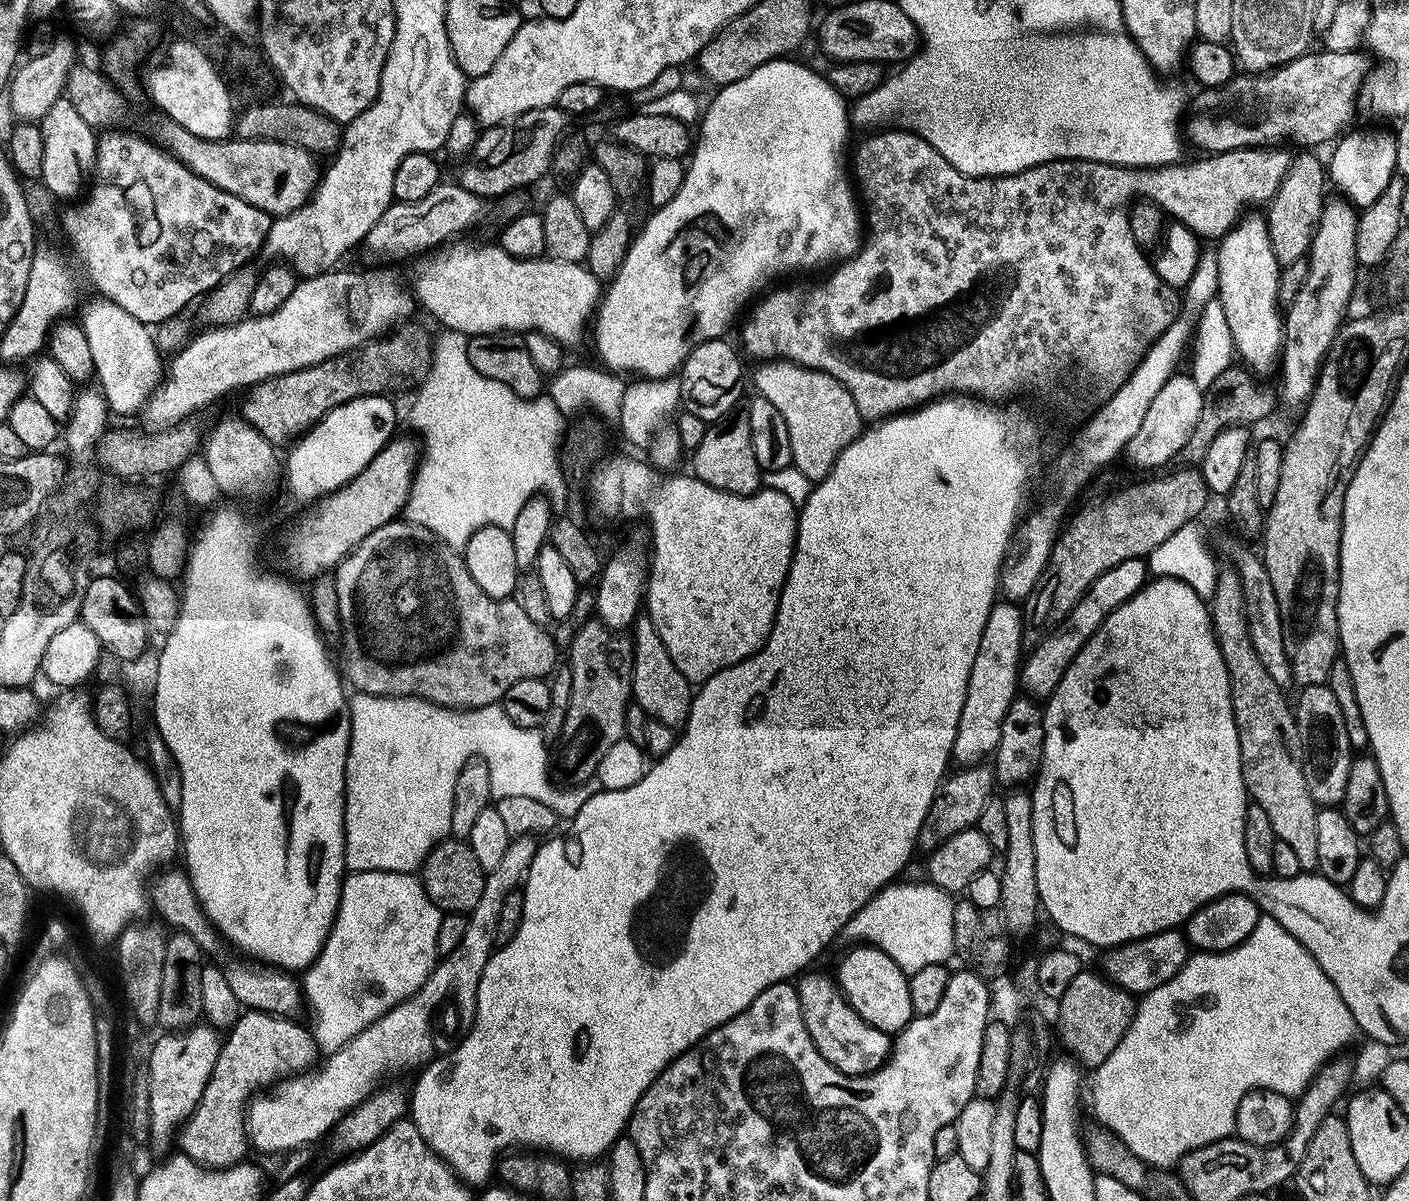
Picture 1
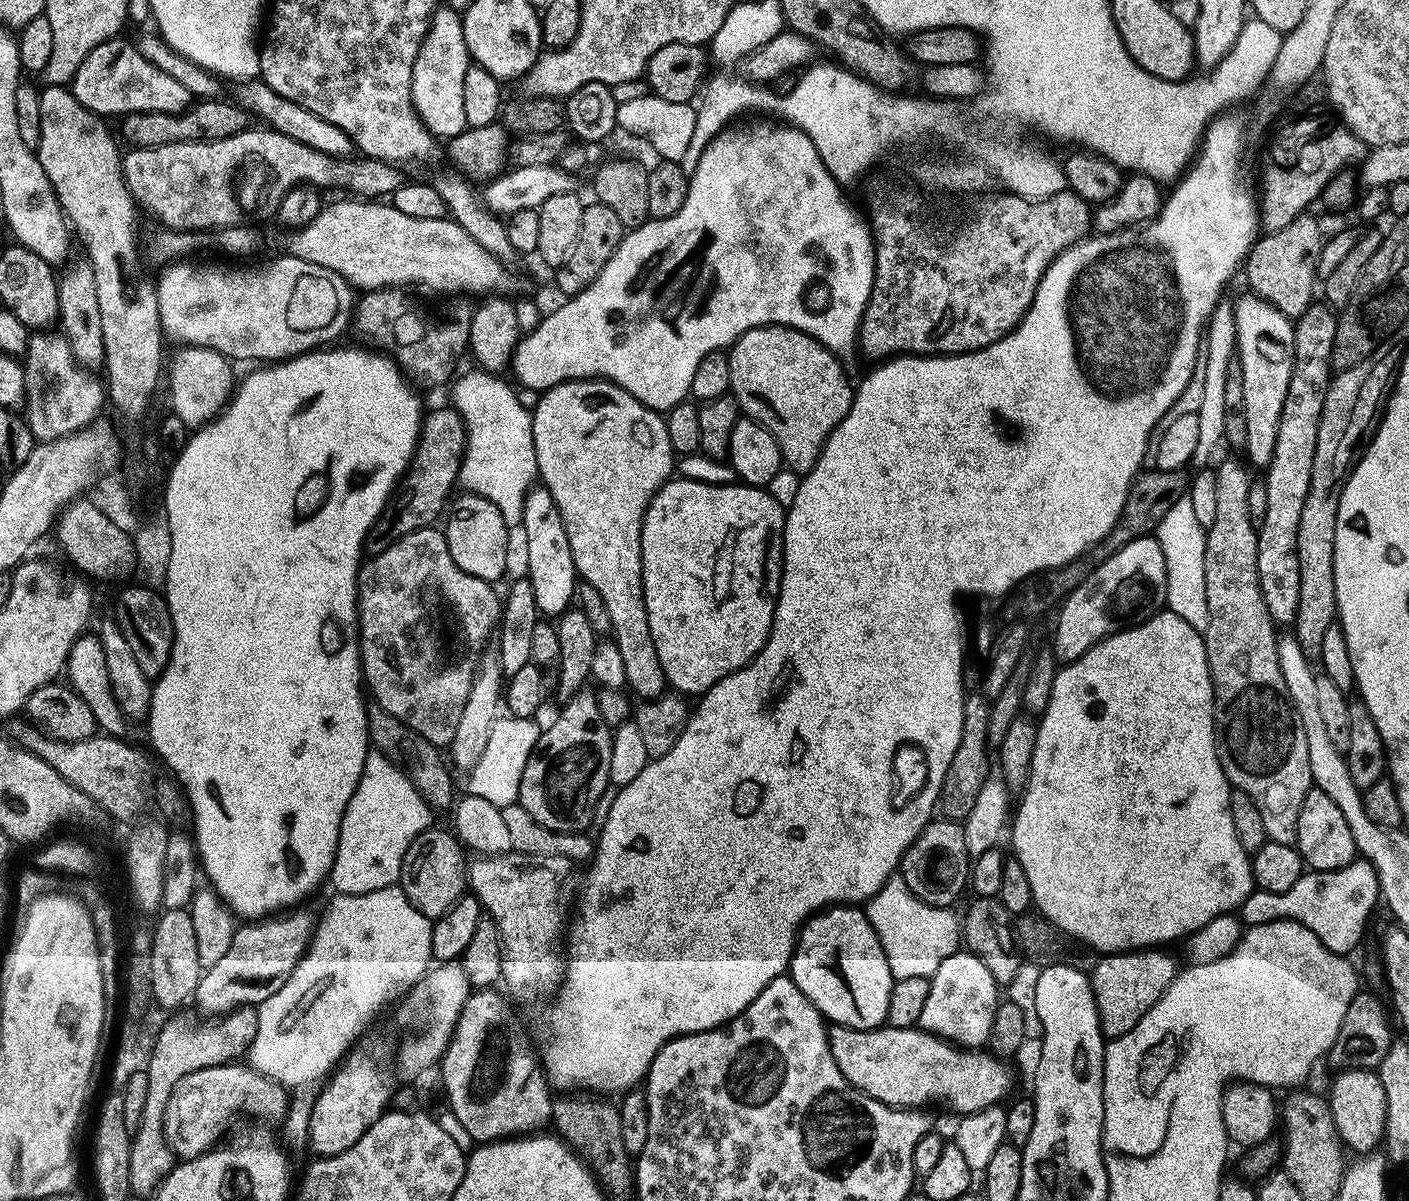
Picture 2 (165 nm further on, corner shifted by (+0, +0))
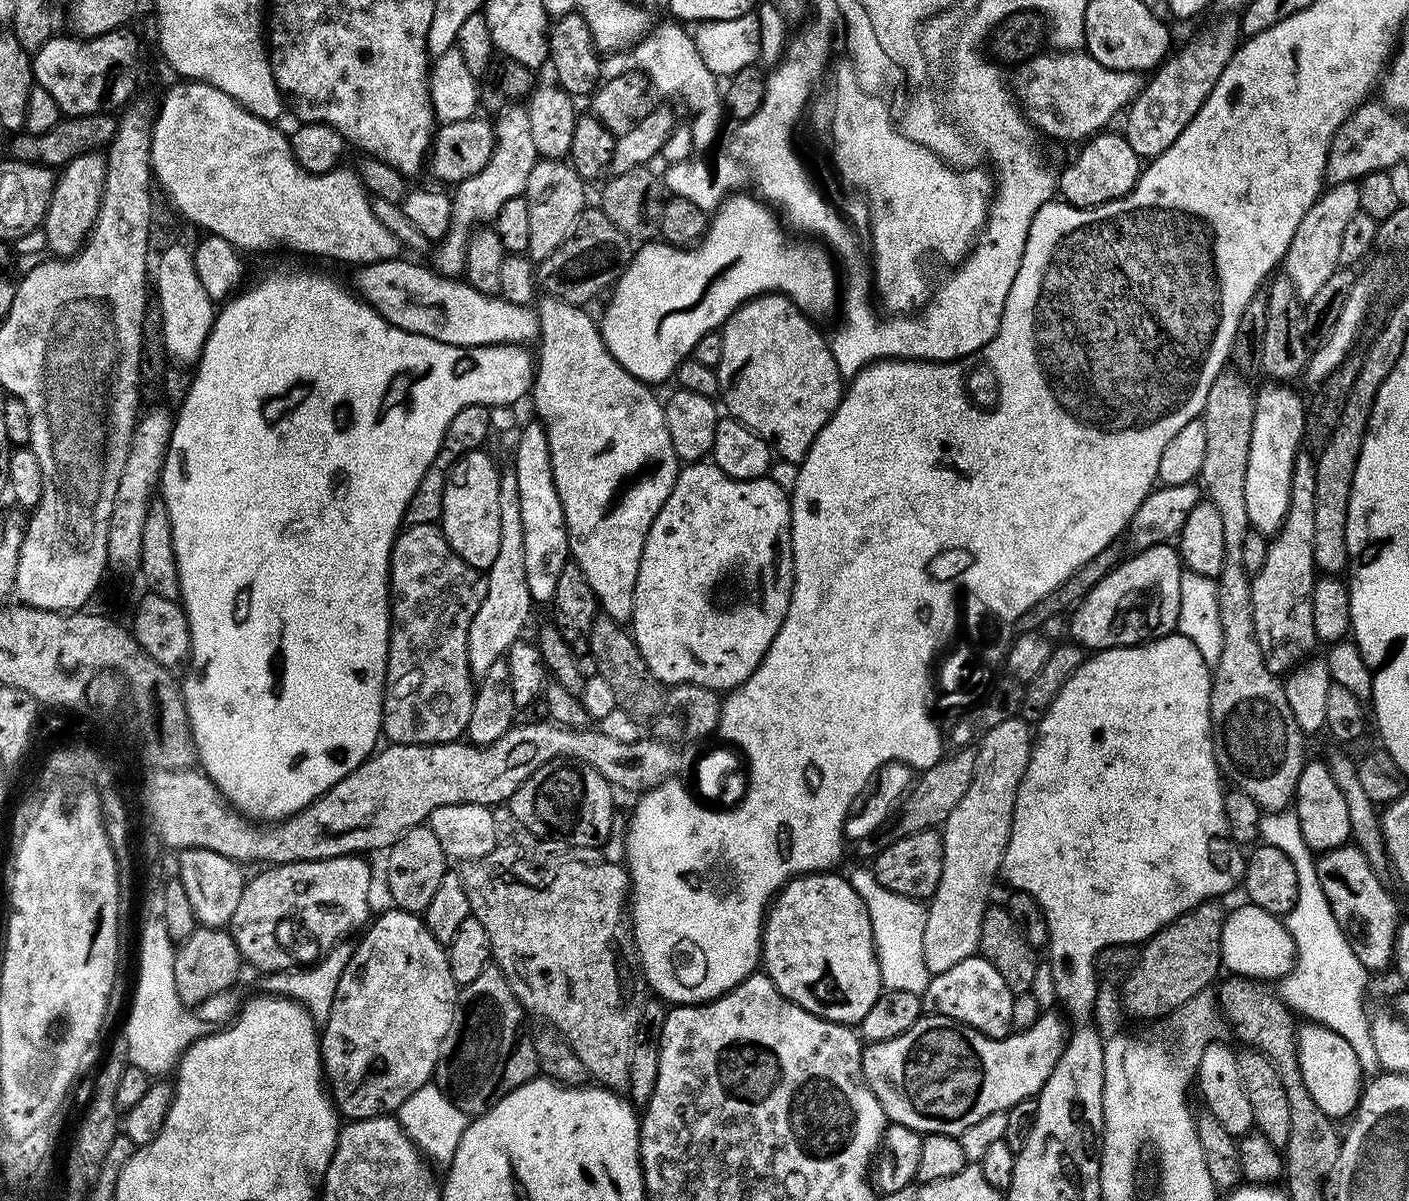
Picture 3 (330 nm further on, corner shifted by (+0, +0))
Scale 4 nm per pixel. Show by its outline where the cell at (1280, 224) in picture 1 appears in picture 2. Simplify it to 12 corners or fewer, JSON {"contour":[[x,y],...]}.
{"contour":[[1311,214],[1264,232],[1242,268],[1283,316],[1313,303],[1326,241]]}

